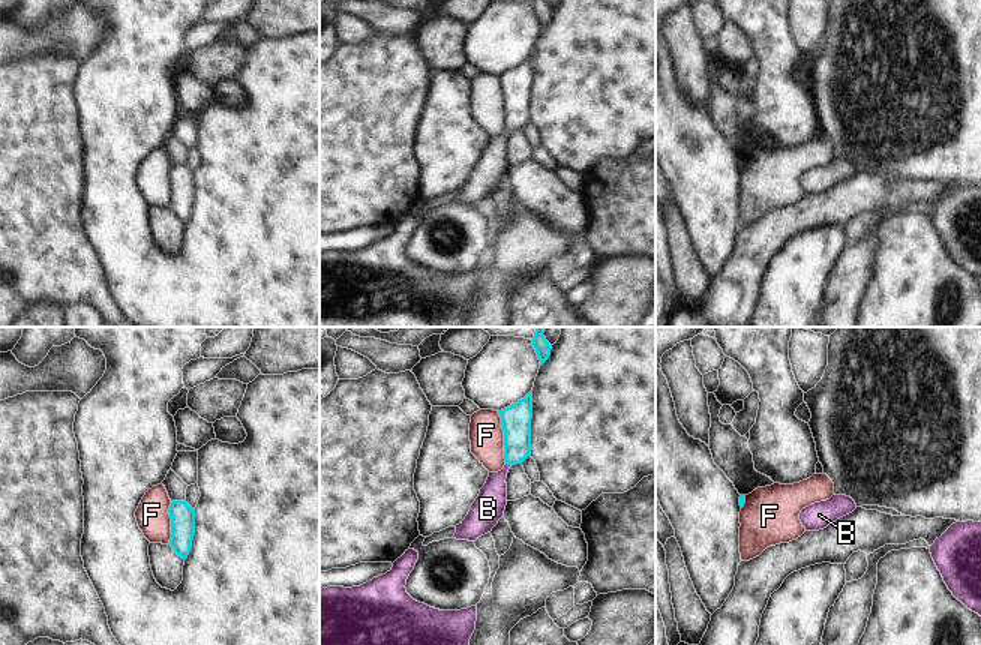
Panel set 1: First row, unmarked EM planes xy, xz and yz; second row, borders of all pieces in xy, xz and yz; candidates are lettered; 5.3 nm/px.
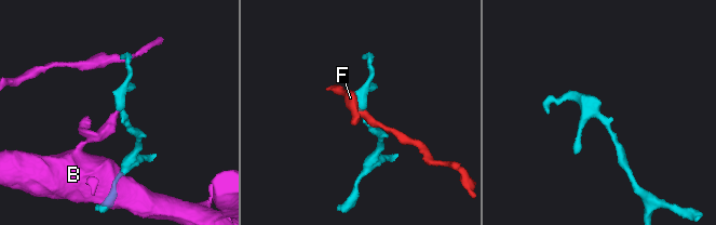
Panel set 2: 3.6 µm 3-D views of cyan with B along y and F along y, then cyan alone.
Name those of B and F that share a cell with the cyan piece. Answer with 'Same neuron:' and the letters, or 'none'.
Same neuron: B.

